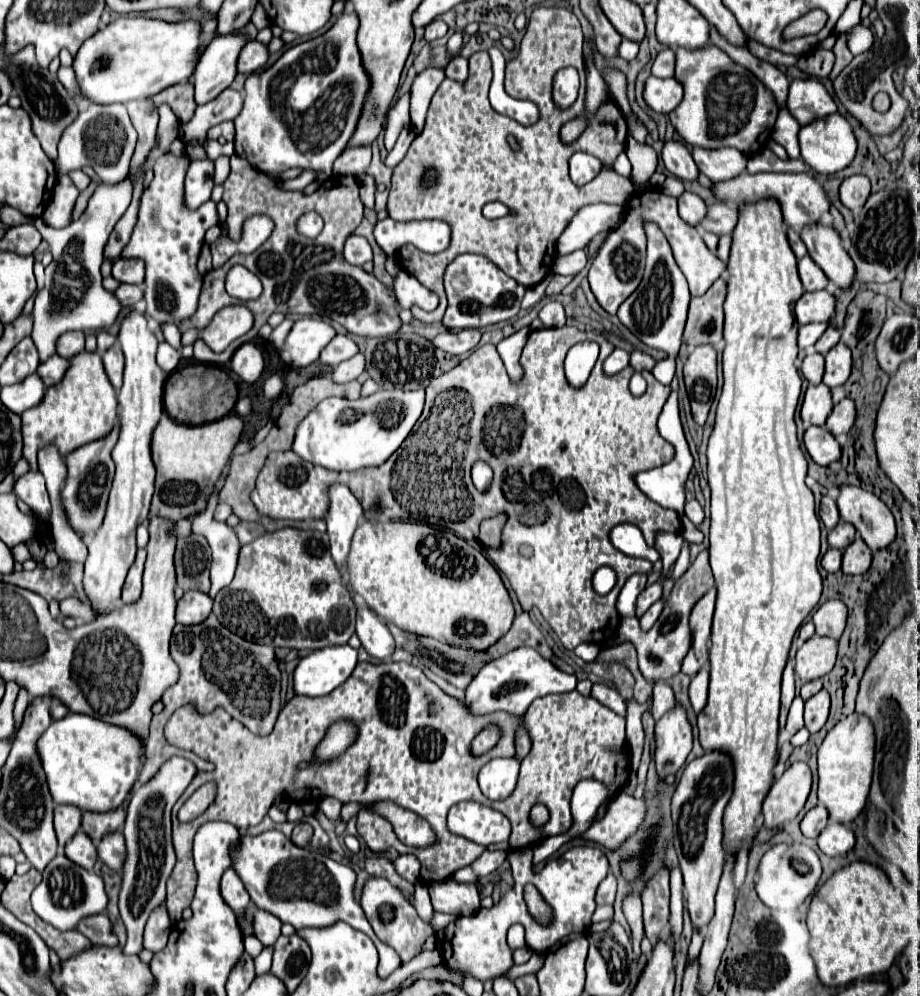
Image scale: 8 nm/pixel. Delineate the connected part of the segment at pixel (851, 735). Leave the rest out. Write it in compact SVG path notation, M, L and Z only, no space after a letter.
M850 714L842 718L824 738L818 750L818 800L828 808L830 816L836 822L850 824L864 808L874 764L874 728L870 718L864 714Z

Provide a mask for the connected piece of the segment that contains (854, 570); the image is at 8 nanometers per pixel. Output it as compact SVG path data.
M858 536L842 556L842 572L844 574L864 574L870 568L872 562L872 552L864 544L864 540Z

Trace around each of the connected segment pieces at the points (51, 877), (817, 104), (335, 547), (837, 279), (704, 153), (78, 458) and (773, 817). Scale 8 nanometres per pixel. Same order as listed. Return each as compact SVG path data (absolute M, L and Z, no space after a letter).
M58 852L56 858L42 872L42 882L32 892L32 910L48 924L58 930L76 930L76 924L90 914L106 912L108 896L104 890L104 882L98 874L84 870L70 862L64 852Z
M798 78L790 84L788 112L806 126L818 118L826 118L836 112L836 104L826 88L816 78Z
M344 484L330 486L328 494L330 494L330 506L326 512L326 524L330 536L330 552L338 568L346 576L346 558L350 552L350 542L364 510L358 498Z
M818 224L800 230L802 240L808 246L810 258L824 270L824 274L842 290L848 290L854 282L854 262L840 244L840 236L832 226Z
M694 148L692 156L700 172L706 174L712 182L724 182L736 178L746 170L746 160L748 160L742 152L734 148L720 148L720 150Z
M118 422L106 438L94 440L88 446L82 446L80 450L74 450L66 456L68 478L66 478L64 492L62 492L62 504L66 508L68 520L74 530L82 530L82 532L98 530L104 520L108 492L112 486L112 478L114 478L114 460L110 456L114 442L118 442Z
M794 762L786 772L774 780L764 804L764 826L778 828L798 816L810 794L812 772L806 762Z

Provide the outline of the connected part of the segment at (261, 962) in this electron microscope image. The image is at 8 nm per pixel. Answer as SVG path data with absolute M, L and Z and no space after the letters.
M264 948L260 952L260 956L254 958L254 968L256 968L256 974L264 974L270 970L270 958L272 958L272 948Z

